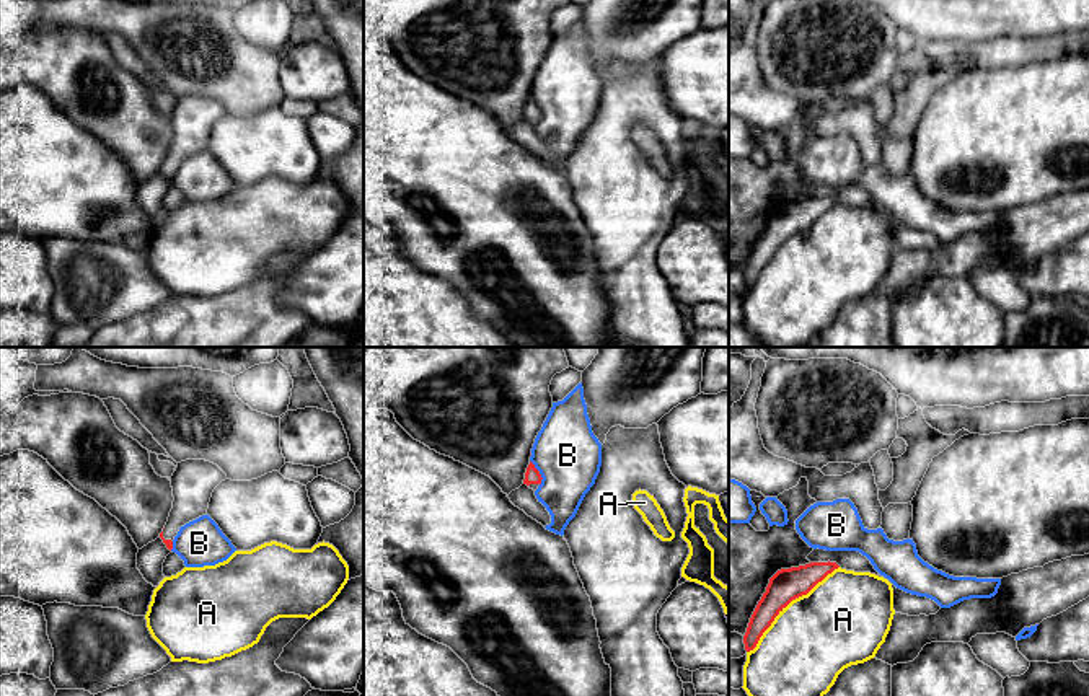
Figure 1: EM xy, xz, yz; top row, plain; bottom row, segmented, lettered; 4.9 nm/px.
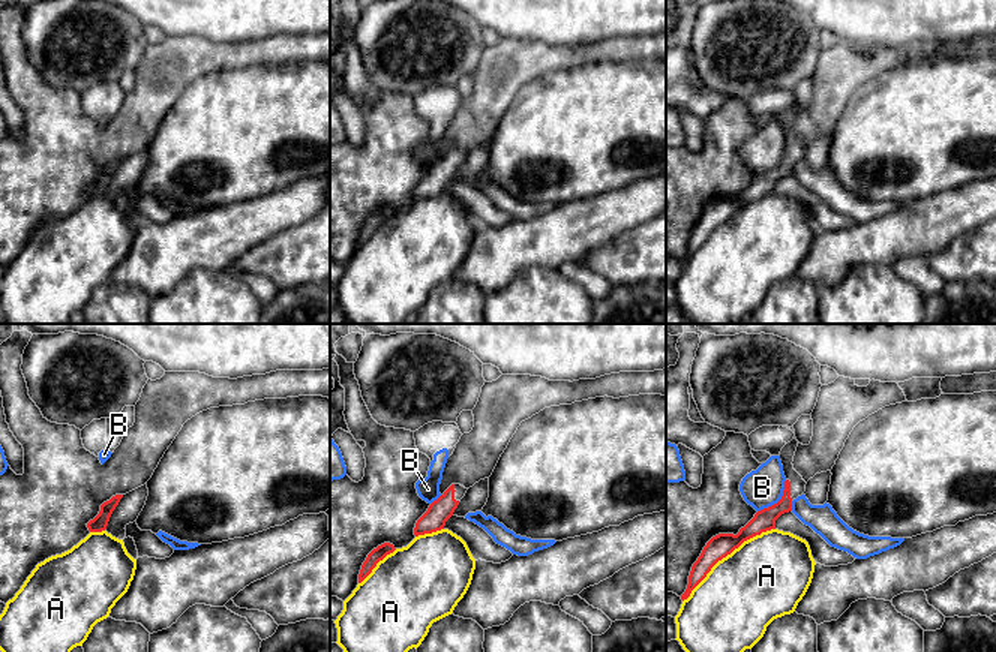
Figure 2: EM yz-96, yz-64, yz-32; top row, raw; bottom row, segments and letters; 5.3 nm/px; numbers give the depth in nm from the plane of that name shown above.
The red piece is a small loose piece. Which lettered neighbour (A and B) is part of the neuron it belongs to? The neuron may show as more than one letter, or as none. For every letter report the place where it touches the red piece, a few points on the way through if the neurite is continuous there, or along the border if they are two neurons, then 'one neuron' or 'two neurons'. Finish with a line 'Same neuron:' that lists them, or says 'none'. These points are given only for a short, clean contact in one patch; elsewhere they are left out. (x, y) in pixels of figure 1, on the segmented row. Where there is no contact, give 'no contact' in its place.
A: contact yz (788, 603); two neurons
B: contact xz (538, 473); border xz (530, 460), (542, 478), (540, 484); two neurons
Same neuron: none

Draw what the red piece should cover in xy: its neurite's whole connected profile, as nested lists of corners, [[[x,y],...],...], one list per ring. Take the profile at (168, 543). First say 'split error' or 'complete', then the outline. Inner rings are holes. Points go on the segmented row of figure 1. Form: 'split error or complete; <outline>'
split error; [[[186,460],[178,463],[171,476],[173,509],[160,538],[173,549],[173,540],[179,528],[207,513],[214,489],[227,479],[227,474],[205,460]]]

